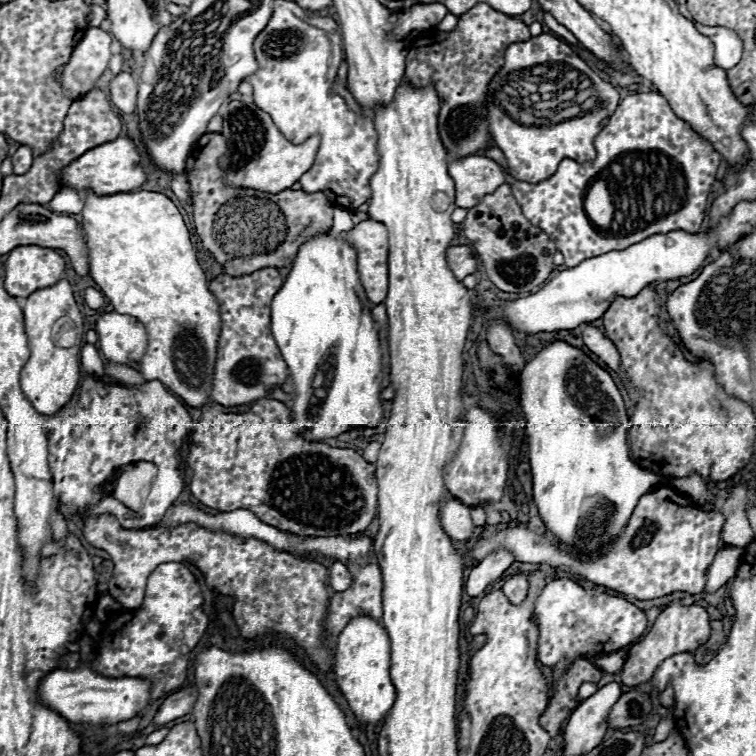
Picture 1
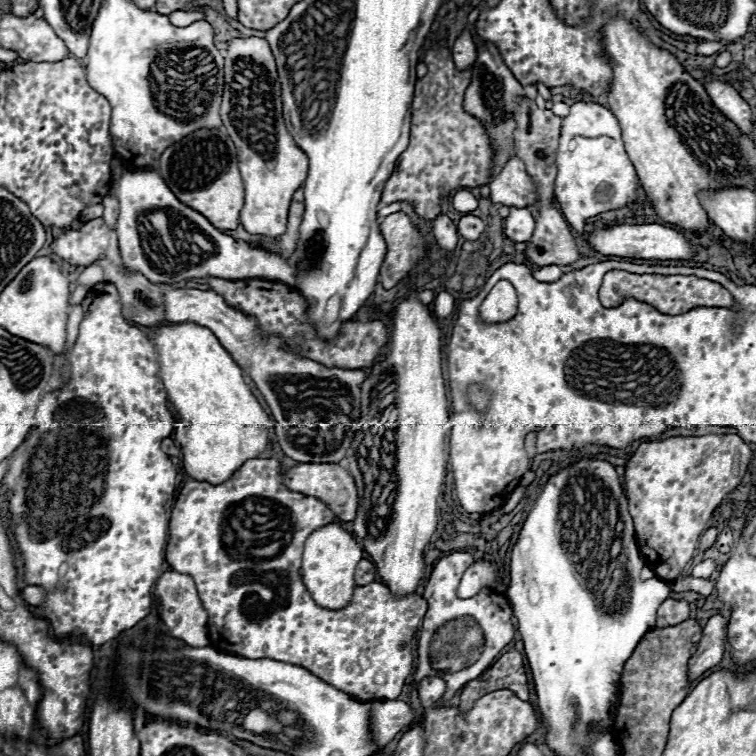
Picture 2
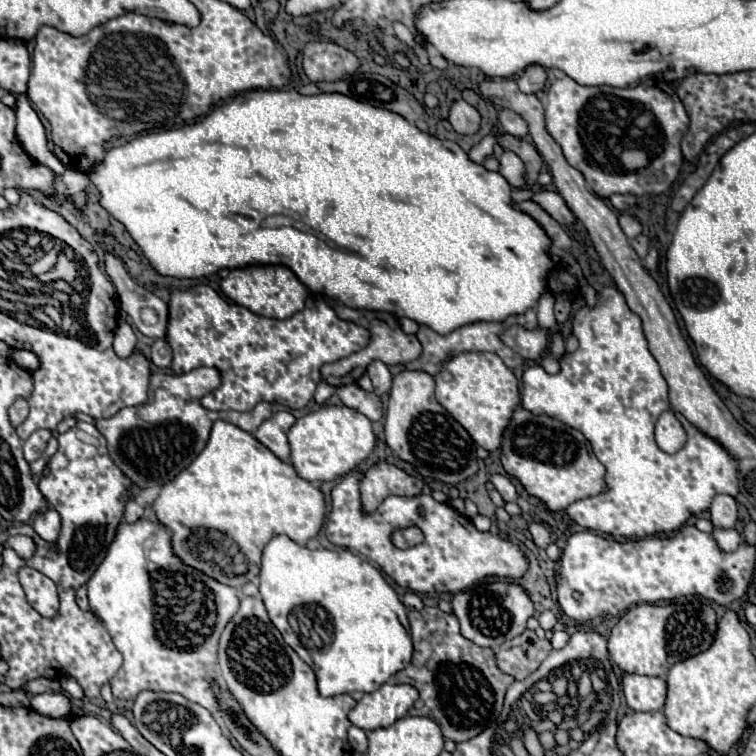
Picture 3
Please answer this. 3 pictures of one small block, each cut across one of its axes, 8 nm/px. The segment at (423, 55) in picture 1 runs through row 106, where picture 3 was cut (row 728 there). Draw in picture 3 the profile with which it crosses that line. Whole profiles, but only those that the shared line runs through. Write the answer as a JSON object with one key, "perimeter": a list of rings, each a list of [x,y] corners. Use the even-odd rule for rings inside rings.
{"perimeter":[[[426,606],[424,610],[410,610],[408,620],[414,654],[412,662],[394,676],[394,682],[410,684],[420,692],[420,700],[408,714],[432,718],[438,722],[444,738],[450,738],[456,744],[478,736],[500,716],[506,688],[514,678],[498,668],[492,648],[482,648],[462,638],[454,614]]]}

